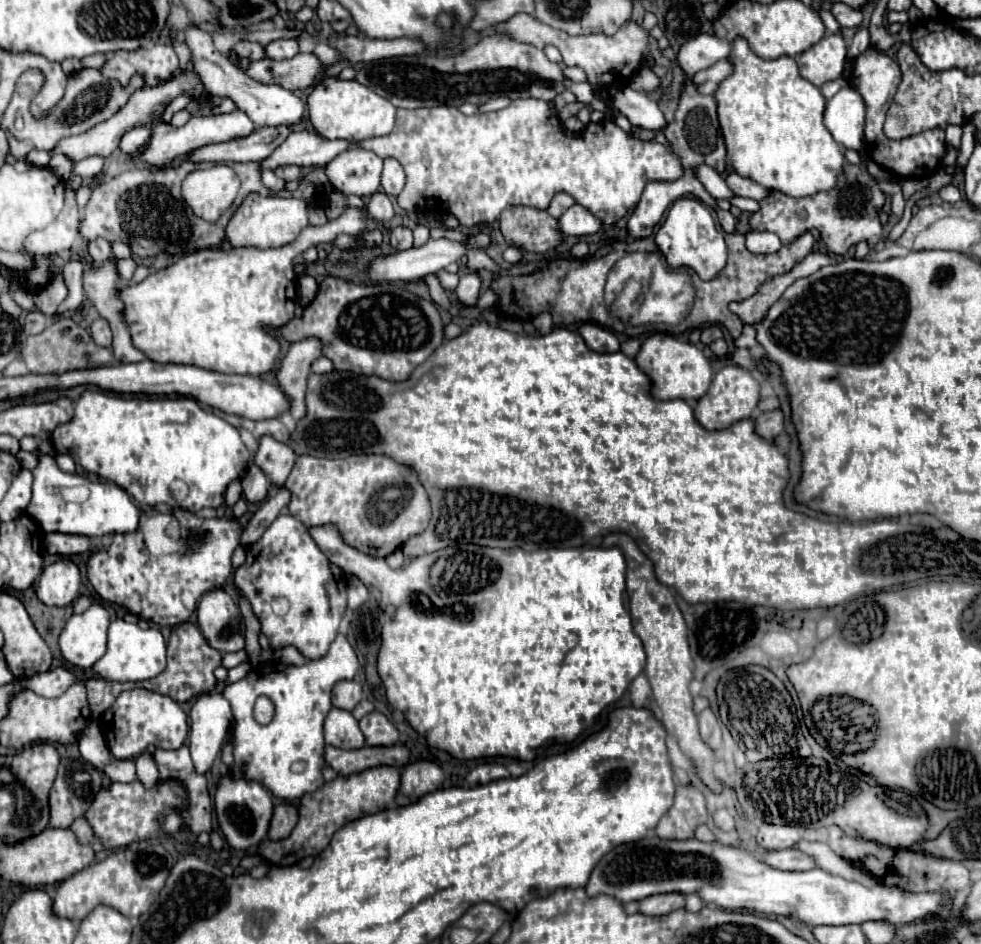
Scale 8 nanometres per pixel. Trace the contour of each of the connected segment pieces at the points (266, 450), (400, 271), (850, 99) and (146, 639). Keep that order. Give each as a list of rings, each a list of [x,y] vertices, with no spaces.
[[[269,435],[259,437],[259,447],[255,453],[255,465],[269,477],[273,487],[283,487],[287,475],[295,463],[297,455],[289,445],[275,441]]]
[[[477,231],[477,233],[469,233],[467,241],[449,241],[449,239],[429,239],[423,247],[413,247],[407,251],[399,251],[395,255],[389,257],[379,257],[371,263],[369,269],[369,277],[373,281],[389,281],[389,283],[397,283],[397,281],[417,281],[429,273],[437,273],[441,269],[445,269],[449,263],[461,261],[471,249],[487,249],[493,243],[491,235],[485,231]]]
[[[847,85],[833,99],[827,101],[823,123],[841,147],[863,151],[865,111],[867,109],[863,97],[857,93],[855,87]]]
[[[115,619],[109,625],[109,641],[107,653],[93,665],[93,671],[99,673],[105,681],[145,681],[157,677],[165,669],[165,639],[159,629],[149,627],[141,629],[139,625],[127,623],[123,619]]]

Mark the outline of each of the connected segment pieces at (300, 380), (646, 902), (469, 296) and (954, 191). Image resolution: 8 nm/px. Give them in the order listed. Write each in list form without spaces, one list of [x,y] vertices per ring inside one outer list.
[[[311,337],[293,343],[289,351],[283,355],[279,371],[275,373],[275,383],[287,395],[291,403],[289,411],[295,421],[299,421],[305,415],[305,385],[309,377],[309,367],[317,357],[321,357],[319,339]]]
[[[657,893],[657,895],[645,897],[641,901],[639,911],[643,911],[643,915],[665,915],[683,905],[685,905],[683,893]]]
[[[467,273],[461,277],[455,293],[457,293],[457,299],[463,303],[463,305],[477,305],[477,299],[479,299],[479,289],[481,289],[481,281],[475,273]]]
[[[945,185],[945,187],[941,187],[941,189],[939,189],[939,197],[941,197],[943,201],[955,203],[955,201],[959,201],[959,199],[961,199],[961,193],[959,193],[959,189],[957,189],[955,185]]]

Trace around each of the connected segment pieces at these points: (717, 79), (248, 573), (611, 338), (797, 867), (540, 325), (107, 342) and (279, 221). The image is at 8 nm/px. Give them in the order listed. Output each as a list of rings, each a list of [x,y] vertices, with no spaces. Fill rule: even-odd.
[[[723,59],[723,61],[719,61],[719,63],[715,63],[713,67],[695,73],[695,75],[693,75],[693,83],[699,87],[701,93],[709,95],[709,93],[715,93],[717,87],[719,87],[719,83],[721,83],[725,77],[729,77],[731,73],[733,73],[733,63],[731,63],[731,59]]]
[[[279,515],[263,533],[263,537],[249,549],[247,553],[247,561],[235,569],[235,585],[237,589],[251,601],[253,613],[257,615],[259,623],[261,623],[261,633],[267,635],[269,643],[273,649],[283,647],[283,645],[295,645],[305,659],[321,659],[327,651],[329,645],[333,643],[337,629],[339,629],[339,621],[341,621],[341,613],[345,609],[345,603],[341,607],[333,607],[331,595],[341,595],[341,581],[343,577],[341,571],[337,571],[331,561],[317,549],[315,541],[309,537],[307,527],[295,519],[293,515]]]
[[[583,323],[577,333],[585,339],[587,347],[597,351],[597,353],[615,353],[619,351],[619,339],[605,327],[593,325],[593,323]]]
[[[781,849],[781,851],[769,851],[765,855],[765,863],[769,863],[771,867],[777,867],[777,869],[783,869],[783,871],[807,871],[807,869],[815,869],[817,863],[797,851],[797,849]]]
[[[543,312],[539,314],[532,320],[532,322],[536,330],[541,333],[541,335],[546,335],[552,331],[553,321],[552,316],[549,312]]]
[[[97,319],[91,325],[91,337],[99,347],[111,347],[111,329],[105,319]]]
[[[251,193],[239,205],[235,215],[229,219],[225,237],[231,243],[231,247],[257,247],[257,249],[281,247],[295,241],[301,229],[309,225],[307,213],[309,213],[309,205],[303,199],[277,197],[277,195],[263,197],[259,193]]]

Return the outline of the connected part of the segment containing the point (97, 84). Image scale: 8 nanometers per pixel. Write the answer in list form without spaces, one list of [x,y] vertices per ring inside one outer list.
[[[81,69],[81,71],[75,71],[73,77],[69,79],[63,99],[49,113],[45,113],[43,117],[31,115],[31,111],[29,111],[29,103],[31,103],[29,95],[17,91],[13,95],[3,119],[1,119],[1,129],[9,131],[17,141],[31,143],[35,149],[53,151],[63,137],[85,133],[91,127],[95,127],[97,123],[101,123],[101,121],[109,119],[111,115],[115,115],[127,103],[129,95],[135,89],[143,87],[143,85],[145,85],[143,79],[139,75],[135,75],[135,79],[131,79],[127,89],[123,89],[113,79],[103,77],[101,71],[97,71],[97,69]]]

